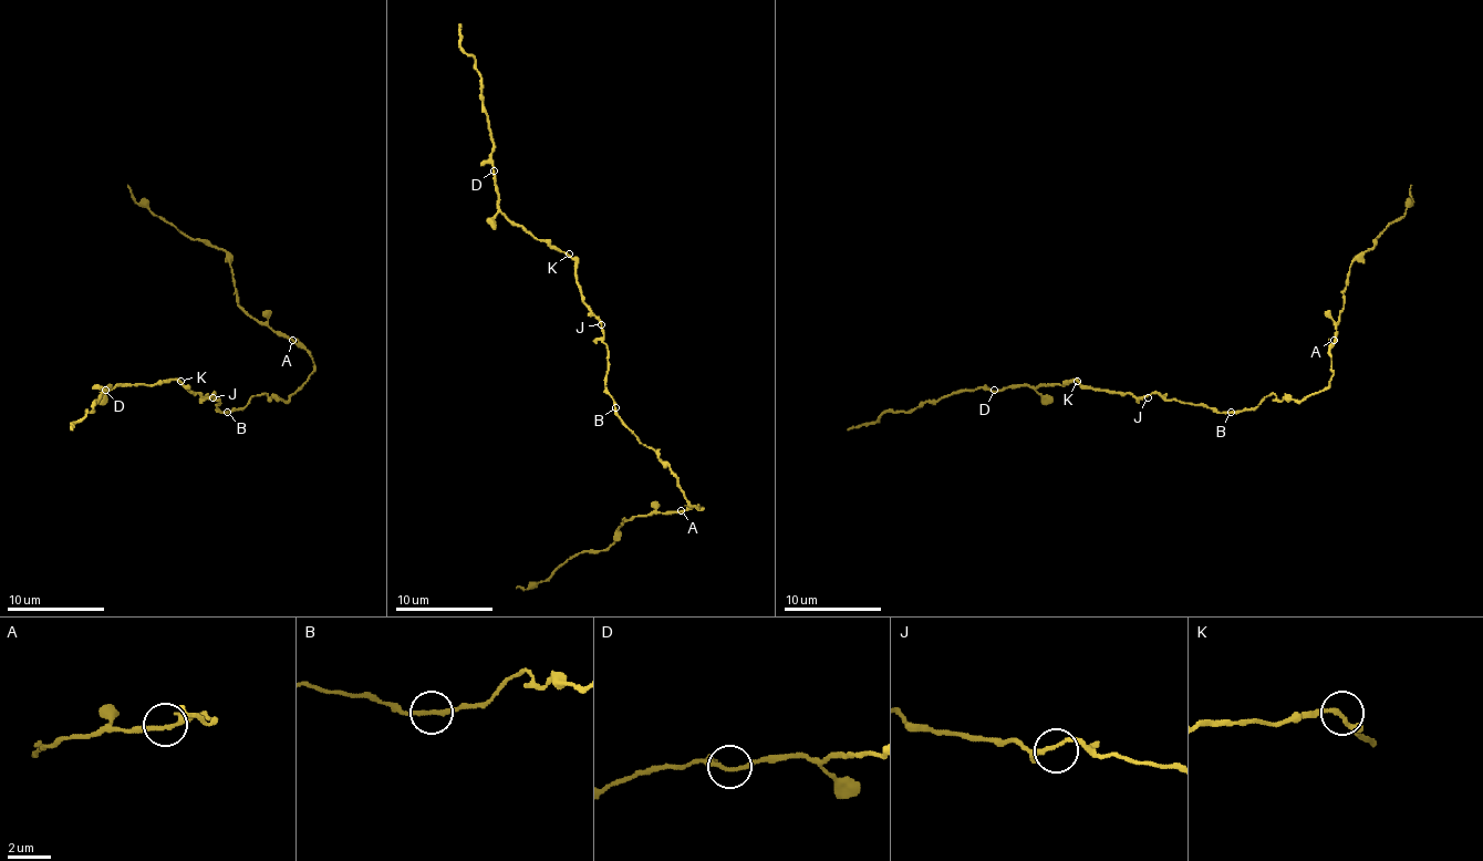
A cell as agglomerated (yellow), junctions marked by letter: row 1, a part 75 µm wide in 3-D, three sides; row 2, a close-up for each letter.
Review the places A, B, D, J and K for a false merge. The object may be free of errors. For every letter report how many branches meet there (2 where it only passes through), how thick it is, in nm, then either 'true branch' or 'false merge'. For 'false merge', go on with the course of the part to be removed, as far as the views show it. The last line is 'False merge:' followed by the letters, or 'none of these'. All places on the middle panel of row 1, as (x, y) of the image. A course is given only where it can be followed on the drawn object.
A: 2 branches meet; 180 nm thick; true branch
B: 2 branches meet; 200 nm thick; true branch
D: 2 branches meet; 180 nm thick; true branch
J: 2 branches meet; 180 nm thick; true branch
K: 2 branches meet; 180 nm thick; true branch
False merge: none of these

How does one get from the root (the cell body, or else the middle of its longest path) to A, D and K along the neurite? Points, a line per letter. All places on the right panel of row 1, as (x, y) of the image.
A: (1229, 412), (1255, 410), (1269, 395), (1279, 400), (1304, 400), (1320, 393), (1333, 373), (1333, 339)
D: (1229, 412), (1168, 400), (1155, 393), (1136, 397), (1128, 393), (1091, 390), (1077, 381), (994, 390)
K: (1229, 412), (1168, 400), (1155, 393), (1136, 397), (1128, 393), (1091, 390), (1077, 381)

